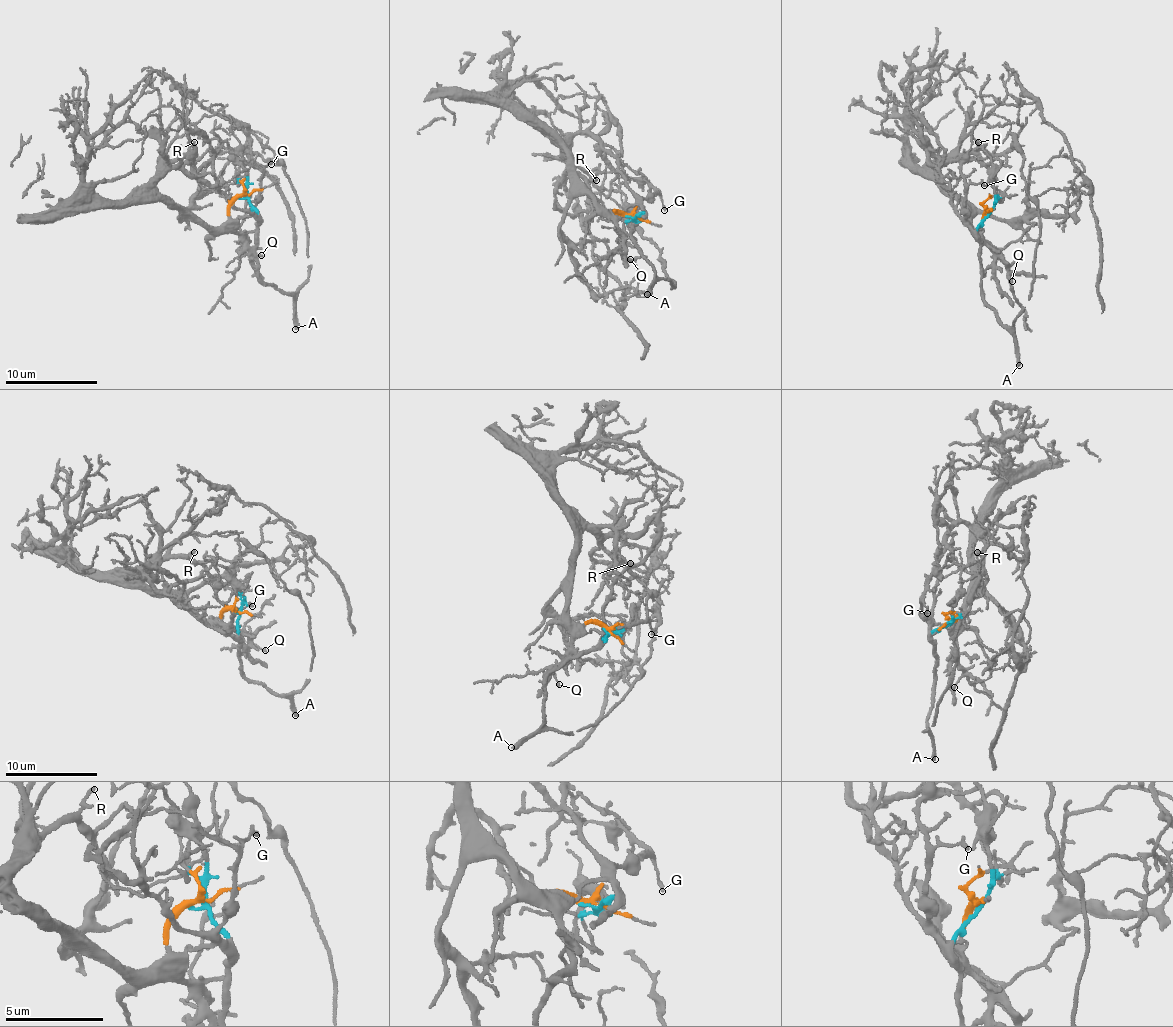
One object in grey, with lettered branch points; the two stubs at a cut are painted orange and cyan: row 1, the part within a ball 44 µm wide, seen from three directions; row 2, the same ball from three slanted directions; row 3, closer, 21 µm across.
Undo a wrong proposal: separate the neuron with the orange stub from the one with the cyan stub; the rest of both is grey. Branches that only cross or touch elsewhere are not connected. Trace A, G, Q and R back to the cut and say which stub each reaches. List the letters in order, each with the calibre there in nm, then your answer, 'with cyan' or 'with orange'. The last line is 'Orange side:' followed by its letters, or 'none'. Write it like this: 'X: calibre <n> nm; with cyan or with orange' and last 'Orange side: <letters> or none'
A: calibre 280 nm; with cyan
G: calibre 200 nm; with cyan
Q: calibre 140 nm; with orange
R: calibre 140 nm; with orange
Orange side: Q, R

